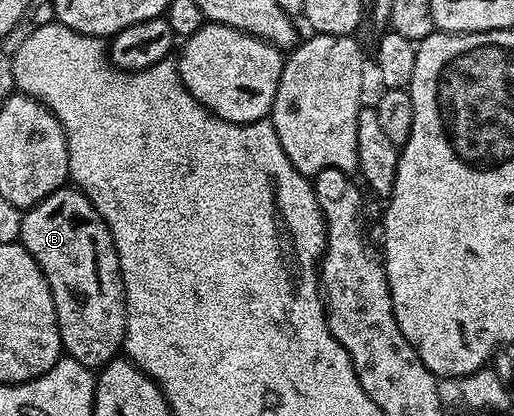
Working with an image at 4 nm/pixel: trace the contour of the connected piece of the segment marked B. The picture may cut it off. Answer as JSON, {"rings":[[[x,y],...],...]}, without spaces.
{"rings":[[[67,184],[40,200],[35,206],[29,207],[22,216],[20,244],[34,257],[48,280],[58,317],[63,351],[80,364],[91,368],[104,367],[112,359],[119,357],[126,340],[126,293],[122,287],[118,253],[110,229],[106,227],[100,212],[90,203],[88,196]]]}

